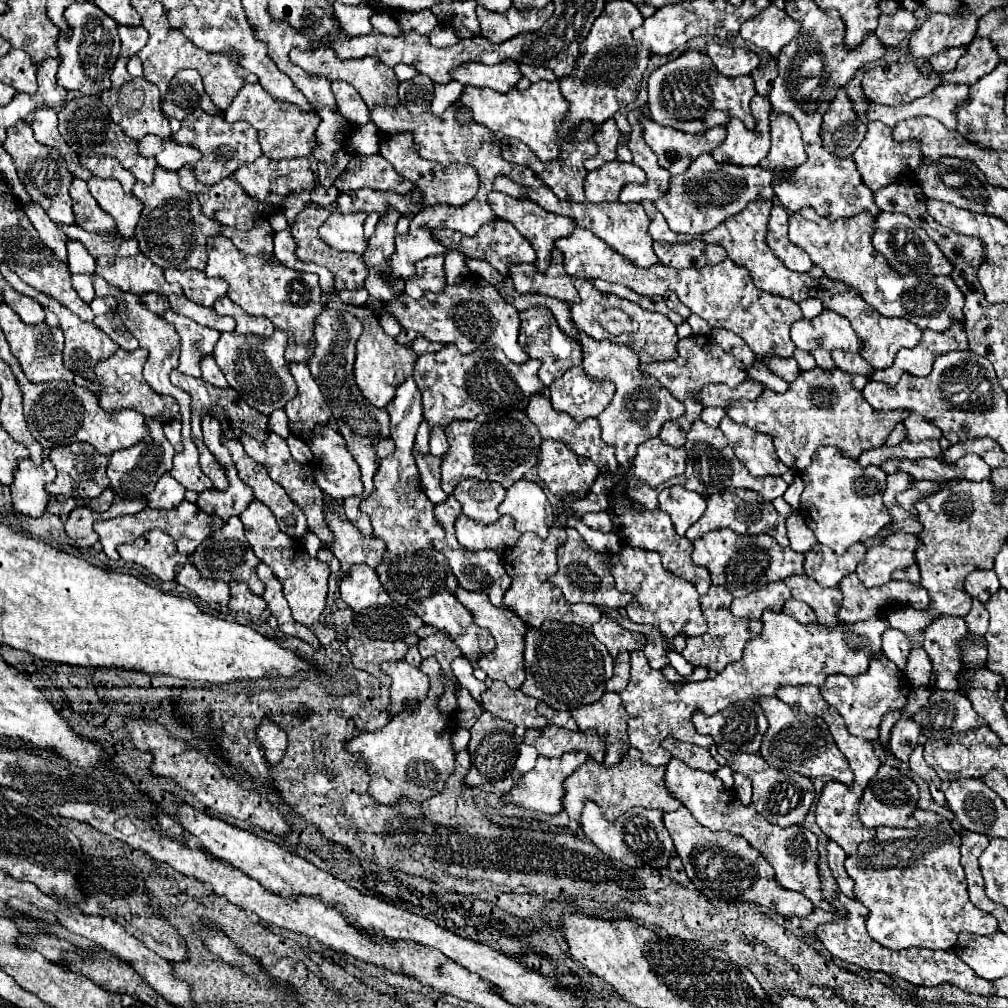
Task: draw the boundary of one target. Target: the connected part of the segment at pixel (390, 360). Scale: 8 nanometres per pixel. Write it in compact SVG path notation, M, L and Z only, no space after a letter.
M332 298L332 302L328 302L324 308L328 310L346 310L350 314L354 314L364 330L356 342L356 362L354 362L354 378L356 378L356 384L360 386L360 392L362 396L378 406L378 408L384 408L396 394L396 388L412 376L412 370L414 370L414 362L416 362L416 354L410 352L408 348L398 348L396 340L392 336L388 336L384 332L384 328L380 326L380 320L376 318L376 314L368 308L368 306L352 306L352 304L344 304L340 298Z

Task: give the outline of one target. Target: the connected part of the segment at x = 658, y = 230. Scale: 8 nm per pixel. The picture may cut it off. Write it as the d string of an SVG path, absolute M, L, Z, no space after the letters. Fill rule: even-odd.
M650 200L646 202L646 212L648 212L650 220L652 220L652 224L650 224L652 238L654 238L654 240L666 240L666 238L668 238L668 236L666 236L666 228L668 228L668 224L664 222L664 216L656 210L656 206L654 206Z

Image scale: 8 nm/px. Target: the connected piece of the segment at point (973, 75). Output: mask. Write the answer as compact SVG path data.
M974 38L968 44L968 52L956 64L956 70L952 70L948 74L938 74L936 70L930 68L930 62L924 62L920 66L920 72L936 74L940 78L940 84L968 84L968 86L972 86L978 78L992 72L998 66L998 62L1000 62L1000 56L996 54L992 42Z

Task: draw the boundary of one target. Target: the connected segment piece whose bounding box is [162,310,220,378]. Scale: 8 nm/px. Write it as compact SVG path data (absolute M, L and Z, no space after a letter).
M166 310L162 314L162 318L170 324L174 324L178 330L180 337L180 366L178 366L178 370L188 376L200 378L200 362L206 354L214 352L220 332L200 326L194 320L180 316L172 310Z

